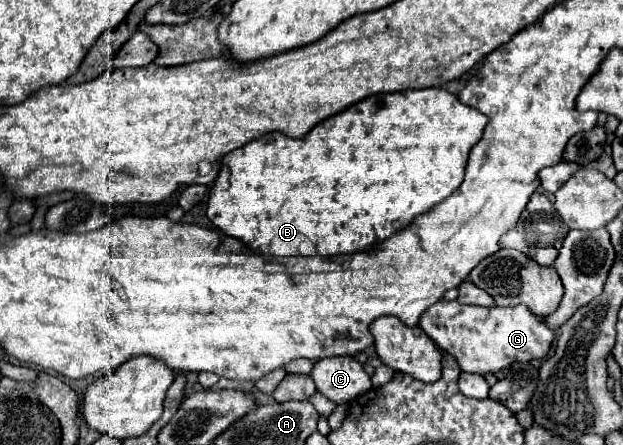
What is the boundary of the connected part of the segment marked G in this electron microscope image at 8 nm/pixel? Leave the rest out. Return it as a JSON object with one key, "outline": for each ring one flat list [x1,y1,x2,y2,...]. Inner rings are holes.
{"outline":[[440,301,434,303,432,307,428,307,428,311,424,311,424,315,420,315,420,323,422,331,436,341,436,345,450,353,462,371,468,373,478,373,478,375,486,375,486,373,500,373,508,367,512,367,512,363,528,363,532,359,544,359,556,339,556,331,552,327,546,325,544,317,532,315,532,311,528,311,528,307,524,305,516,305,516,307,476,307,476,305,460,305,458,301]]}

